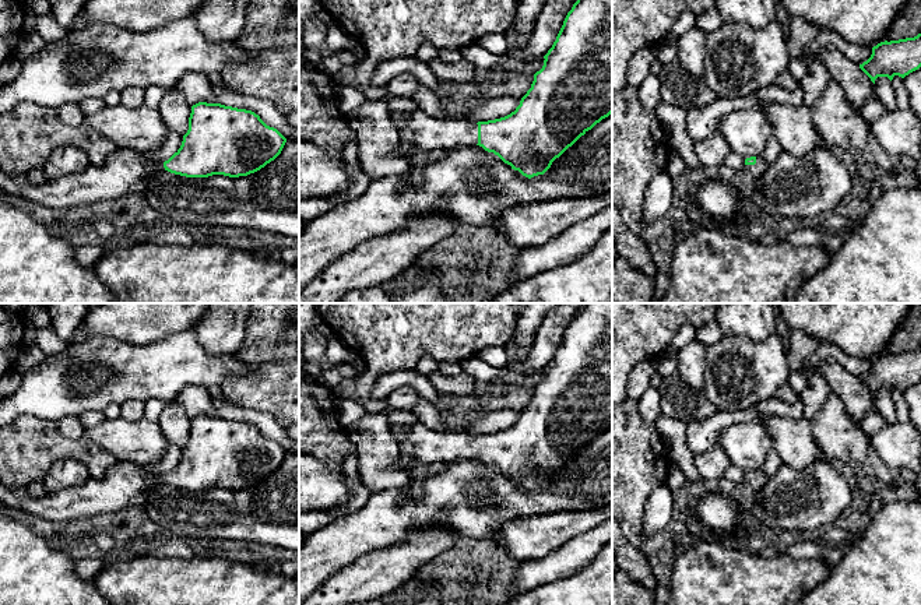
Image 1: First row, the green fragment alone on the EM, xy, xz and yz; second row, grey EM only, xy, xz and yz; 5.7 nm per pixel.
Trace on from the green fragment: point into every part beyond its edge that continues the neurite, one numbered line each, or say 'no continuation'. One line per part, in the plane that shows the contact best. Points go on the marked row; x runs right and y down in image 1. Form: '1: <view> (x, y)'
1: xz (424, 133)

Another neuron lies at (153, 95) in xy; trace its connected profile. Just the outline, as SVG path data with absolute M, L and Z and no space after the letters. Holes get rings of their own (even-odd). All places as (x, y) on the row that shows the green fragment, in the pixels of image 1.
M151 85L145 88L144 89L144 105L147 105L151 109L158 109L165 94L166 91L157 85Z

